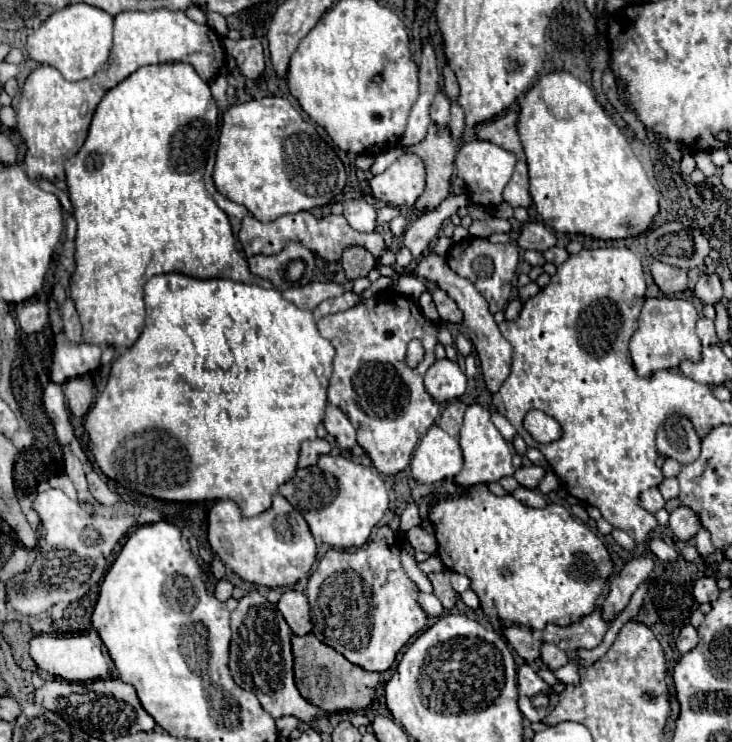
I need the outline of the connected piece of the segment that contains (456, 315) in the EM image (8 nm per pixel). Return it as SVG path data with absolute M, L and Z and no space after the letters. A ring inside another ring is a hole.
M431 288L431 296L433 296L433 302L437 306L439 316L445 322L461 322L461 312L459 312L457 304L441 288Z

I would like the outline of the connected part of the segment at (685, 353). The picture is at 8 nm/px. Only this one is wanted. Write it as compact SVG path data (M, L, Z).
M647 298L639 316L639 328L631 338L631 358L639 376L649 376L655 370L677 368L681 360L697 362L701 358L701 342L695 334L697 308L683 298Z

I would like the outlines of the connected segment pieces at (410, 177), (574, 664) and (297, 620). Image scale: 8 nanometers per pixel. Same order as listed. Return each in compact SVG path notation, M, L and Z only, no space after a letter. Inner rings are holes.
M415 154L399 156L383 174L373 176L373 198L397 208L413 208L425 190L425 166Z
M569 660L563 668L555 670L555 676L563 684L579 684L579 670L581 670L581 664L577 660Z
M287 590L279 604L277 604L279 612L283 614L283 618L287 620L289 628L293 630L293 634L297 636L305 636L311 632L311 614L309 614L309 604L307 604L307 596L299 590Z

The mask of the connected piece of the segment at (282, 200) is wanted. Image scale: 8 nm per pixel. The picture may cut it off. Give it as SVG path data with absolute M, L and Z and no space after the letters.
M269 96L235 104L225 112L213 182L225 198L245 206L259 222L273 222L283 214L331 204L345 188L345 168L289 100Z

